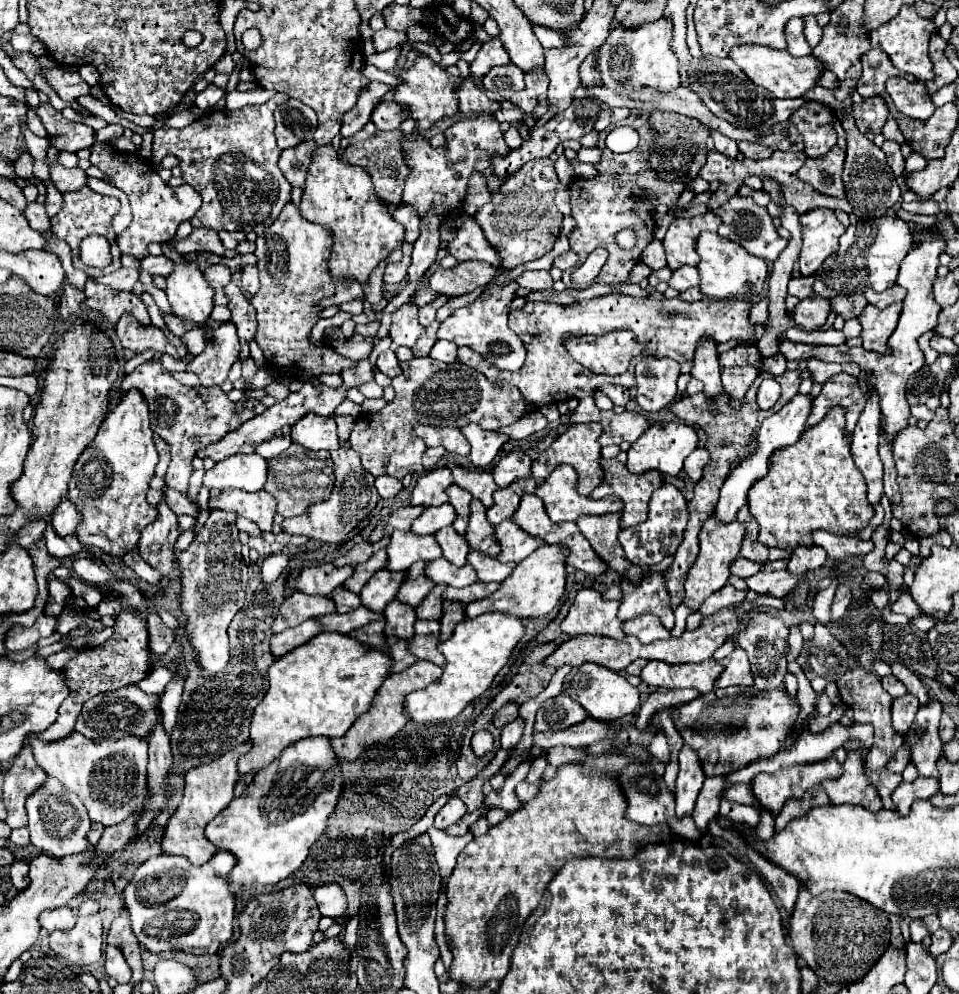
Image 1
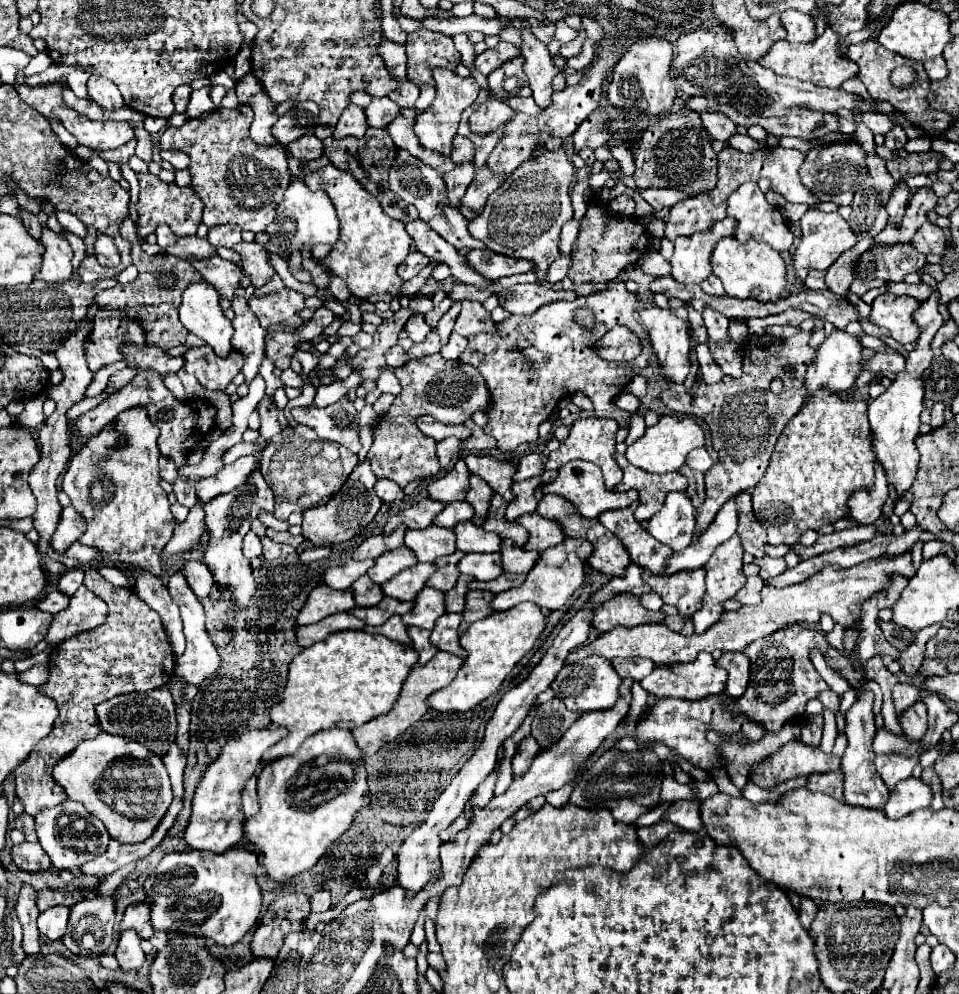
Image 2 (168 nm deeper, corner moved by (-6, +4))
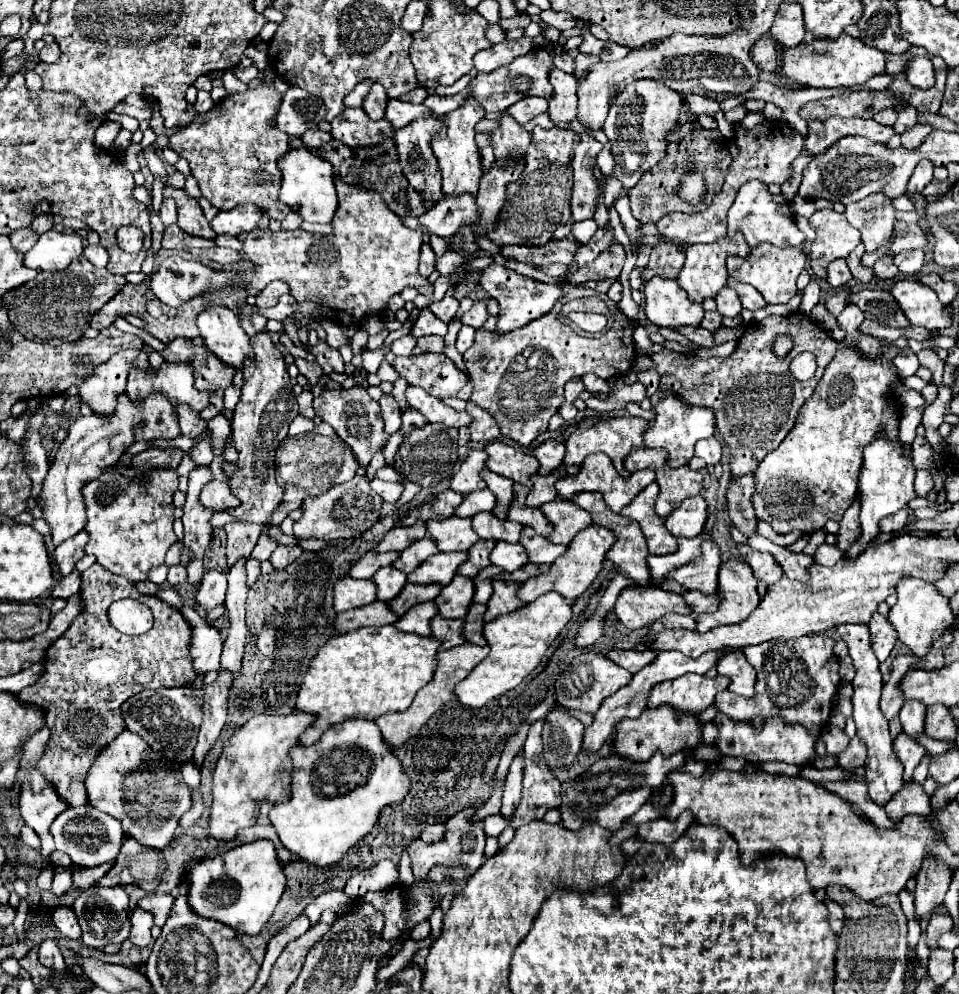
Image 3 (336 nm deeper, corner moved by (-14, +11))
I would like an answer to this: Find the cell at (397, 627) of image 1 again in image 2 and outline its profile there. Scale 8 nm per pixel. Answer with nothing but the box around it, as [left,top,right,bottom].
[403,587,443,629]

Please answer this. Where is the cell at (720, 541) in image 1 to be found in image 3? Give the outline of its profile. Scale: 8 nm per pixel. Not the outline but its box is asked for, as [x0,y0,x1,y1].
[695,558,760,632]

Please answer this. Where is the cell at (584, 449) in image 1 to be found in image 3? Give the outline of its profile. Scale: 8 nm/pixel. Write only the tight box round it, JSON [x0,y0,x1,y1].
[565,416,649,476]

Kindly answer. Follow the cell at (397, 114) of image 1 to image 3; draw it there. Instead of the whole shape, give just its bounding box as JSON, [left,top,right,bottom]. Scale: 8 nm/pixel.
[363,84,387,120]

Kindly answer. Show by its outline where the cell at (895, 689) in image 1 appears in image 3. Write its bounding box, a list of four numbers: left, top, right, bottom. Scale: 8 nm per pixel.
[899,702,925,738]

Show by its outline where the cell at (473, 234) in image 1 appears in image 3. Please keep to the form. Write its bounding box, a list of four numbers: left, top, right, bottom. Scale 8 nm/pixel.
[395,116,447,202]

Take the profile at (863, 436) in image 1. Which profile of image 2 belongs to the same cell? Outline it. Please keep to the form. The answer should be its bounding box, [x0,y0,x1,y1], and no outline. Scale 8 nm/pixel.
[849,463,889,525]

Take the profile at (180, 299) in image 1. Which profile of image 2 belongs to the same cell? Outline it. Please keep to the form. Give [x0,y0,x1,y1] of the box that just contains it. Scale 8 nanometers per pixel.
[179,281,233,357]

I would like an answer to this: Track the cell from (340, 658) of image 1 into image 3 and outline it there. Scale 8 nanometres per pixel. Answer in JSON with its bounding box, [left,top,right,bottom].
[297,626,441,744]

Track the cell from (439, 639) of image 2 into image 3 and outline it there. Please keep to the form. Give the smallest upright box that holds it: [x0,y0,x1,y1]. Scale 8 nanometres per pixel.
[465,604,487,646]

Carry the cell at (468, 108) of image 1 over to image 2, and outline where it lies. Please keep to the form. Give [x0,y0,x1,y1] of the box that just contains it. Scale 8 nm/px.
[469,99,515,133]

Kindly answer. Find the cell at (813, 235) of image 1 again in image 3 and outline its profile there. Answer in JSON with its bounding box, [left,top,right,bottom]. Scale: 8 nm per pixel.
[809,208,861,276]

